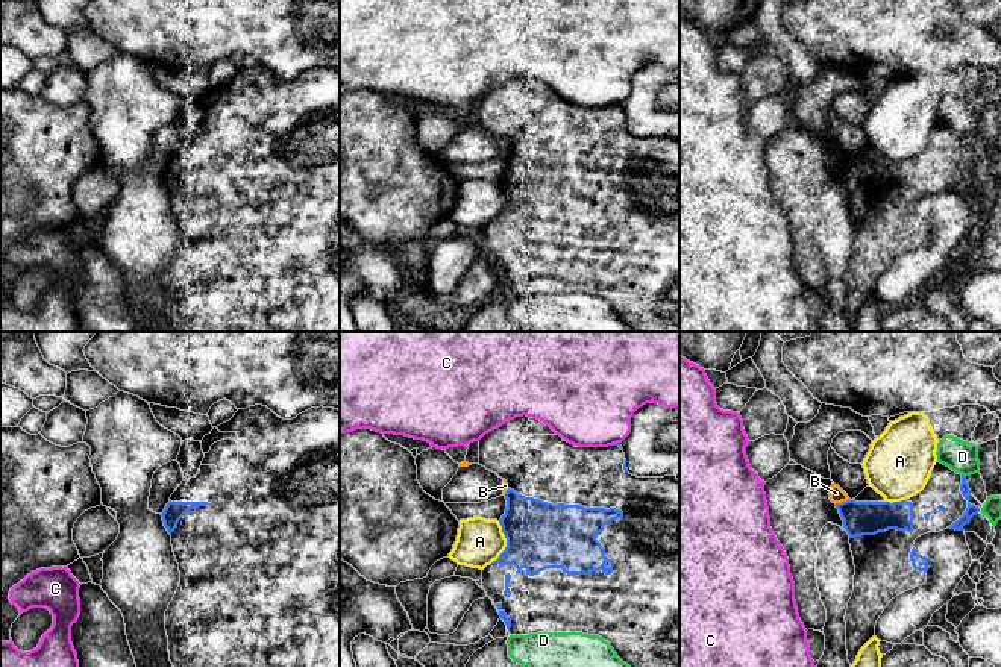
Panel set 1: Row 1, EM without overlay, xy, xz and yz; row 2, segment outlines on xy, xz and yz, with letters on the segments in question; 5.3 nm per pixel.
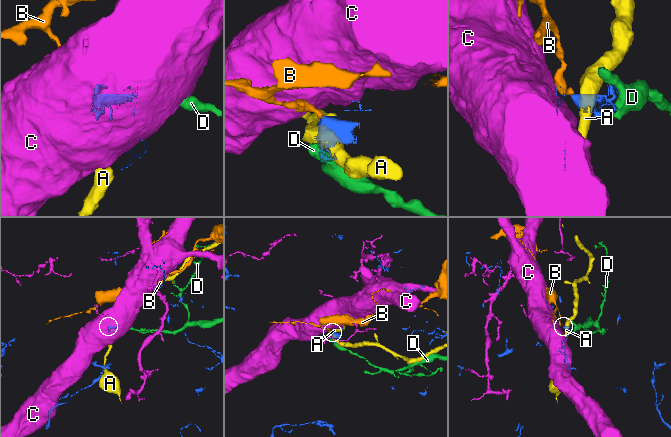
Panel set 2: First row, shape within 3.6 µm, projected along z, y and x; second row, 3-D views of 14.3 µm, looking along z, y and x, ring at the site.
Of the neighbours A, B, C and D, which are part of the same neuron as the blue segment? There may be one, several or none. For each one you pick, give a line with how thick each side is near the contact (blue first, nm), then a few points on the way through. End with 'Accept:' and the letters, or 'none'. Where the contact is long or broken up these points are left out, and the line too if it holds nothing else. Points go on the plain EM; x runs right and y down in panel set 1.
Accept: none

